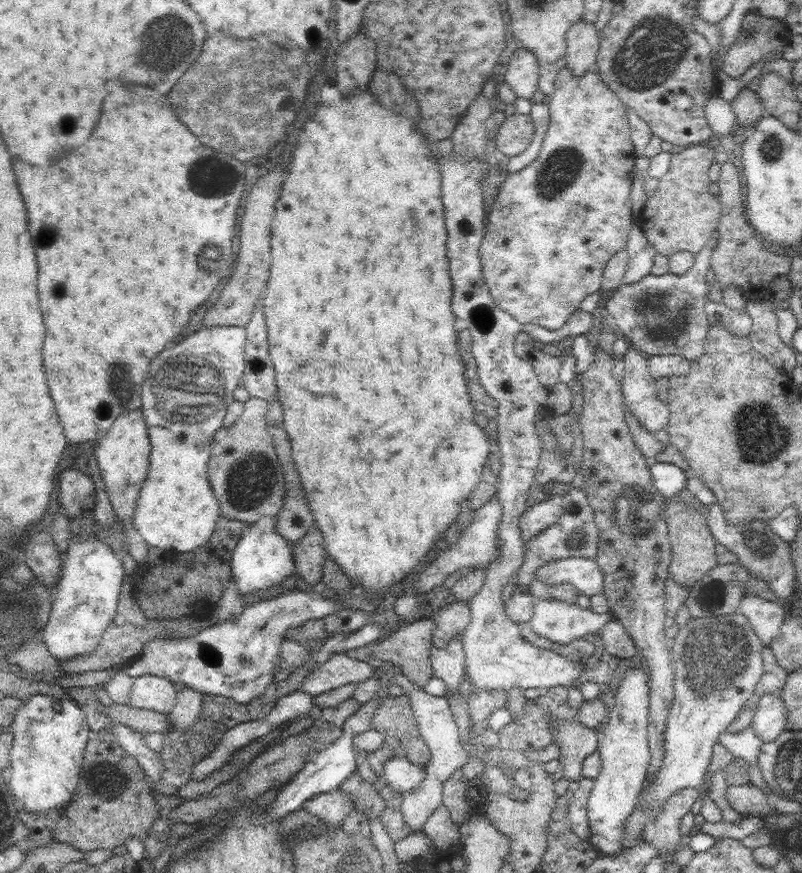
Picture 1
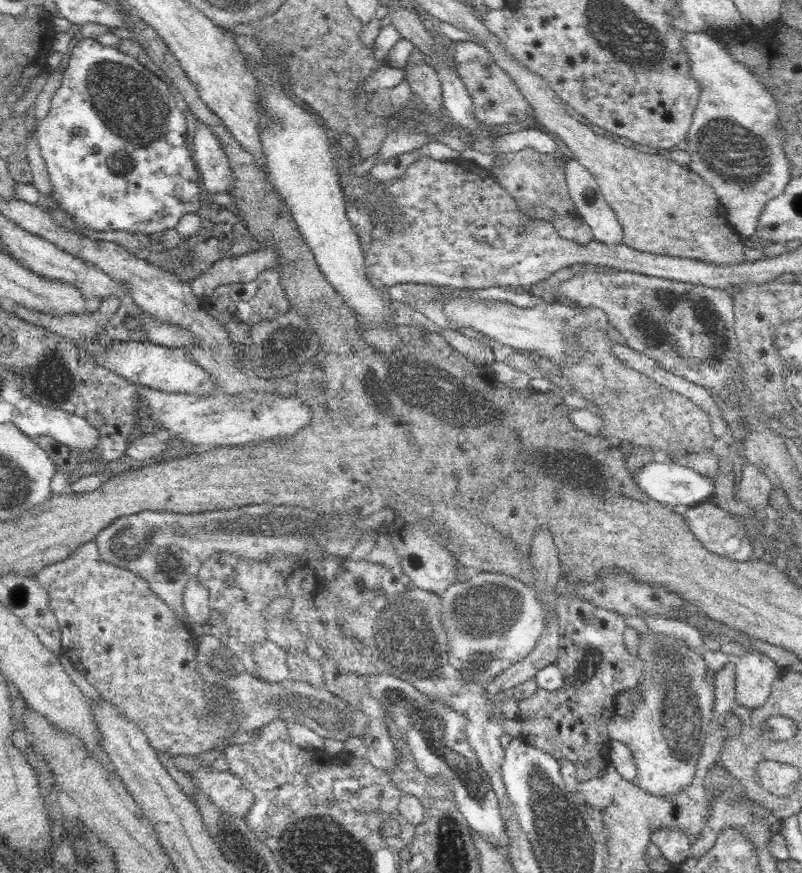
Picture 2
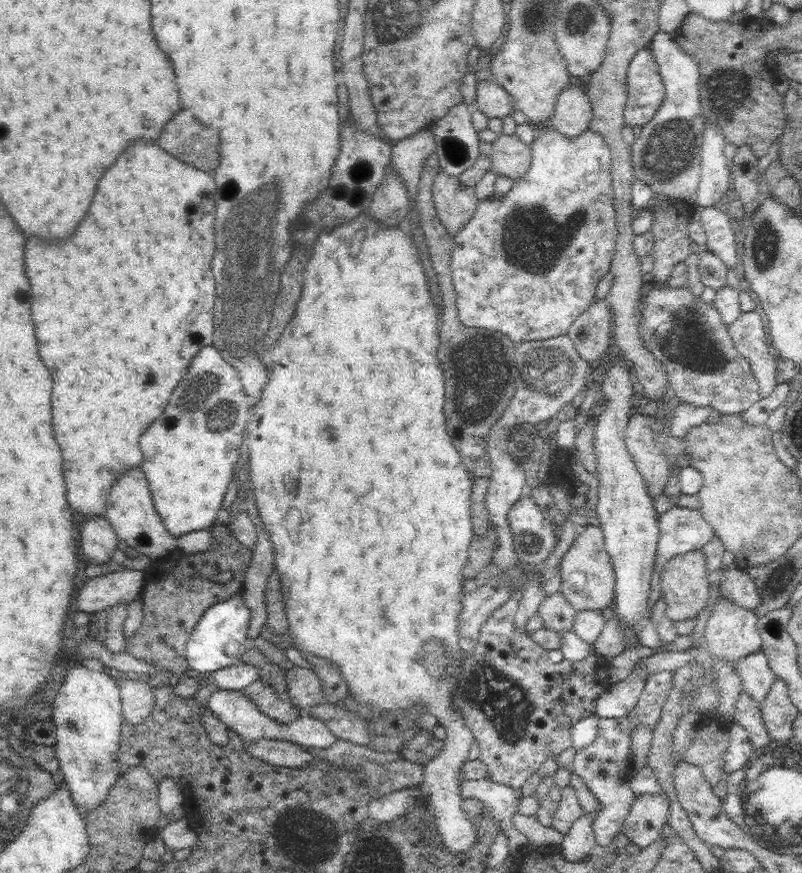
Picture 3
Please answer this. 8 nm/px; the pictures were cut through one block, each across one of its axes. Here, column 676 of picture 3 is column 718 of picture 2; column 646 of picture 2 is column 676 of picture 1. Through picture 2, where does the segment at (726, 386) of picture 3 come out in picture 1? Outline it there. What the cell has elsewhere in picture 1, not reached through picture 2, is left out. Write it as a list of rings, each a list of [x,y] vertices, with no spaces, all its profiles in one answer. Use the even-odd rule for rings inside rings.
[[[717,230],[711,232],[707,244],[695,254],[693,266],[681,274],[663,274],[653,276],[647,274],[641,282],[635,284],[621,284],[615,292],[607,294],[601,302],[601,312],[611,314],[619,330],[623,332],[623,340],[635,346],[639,352],[647,356],[661,356],[661,354],[677,354],[687,360],[699,360],[703,356],[703,340],[709,332],[709,320],[705,314],[707,302],[707,288],[705,276],[709,272],[709,260],[717,246],[719,234]]]

